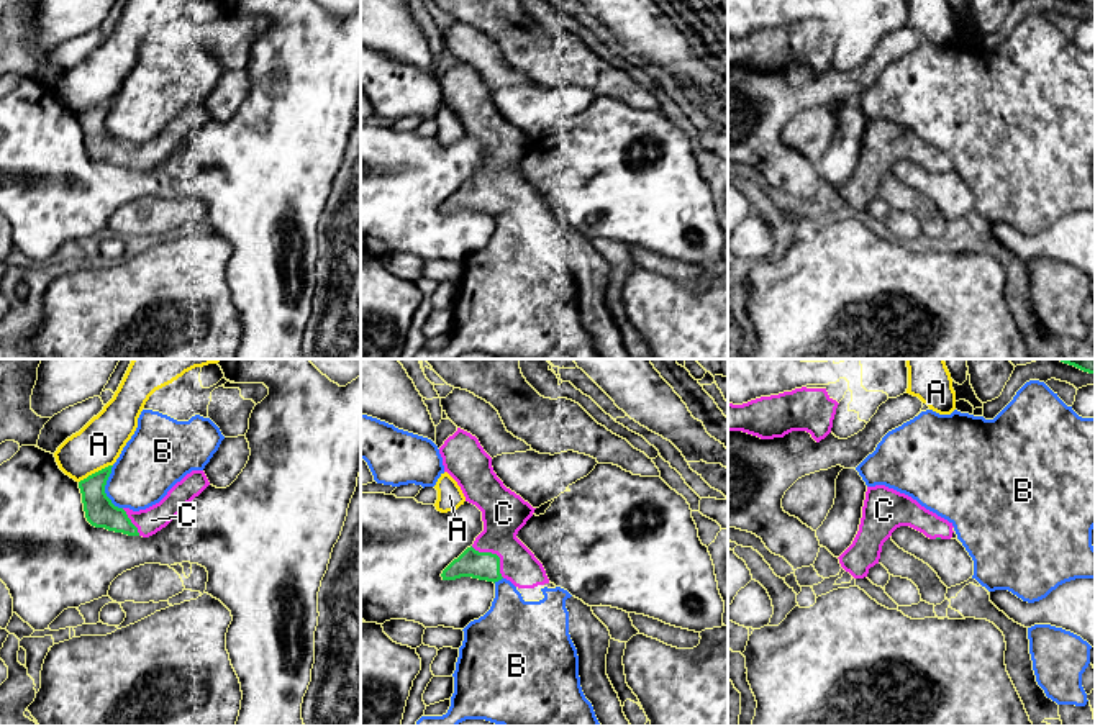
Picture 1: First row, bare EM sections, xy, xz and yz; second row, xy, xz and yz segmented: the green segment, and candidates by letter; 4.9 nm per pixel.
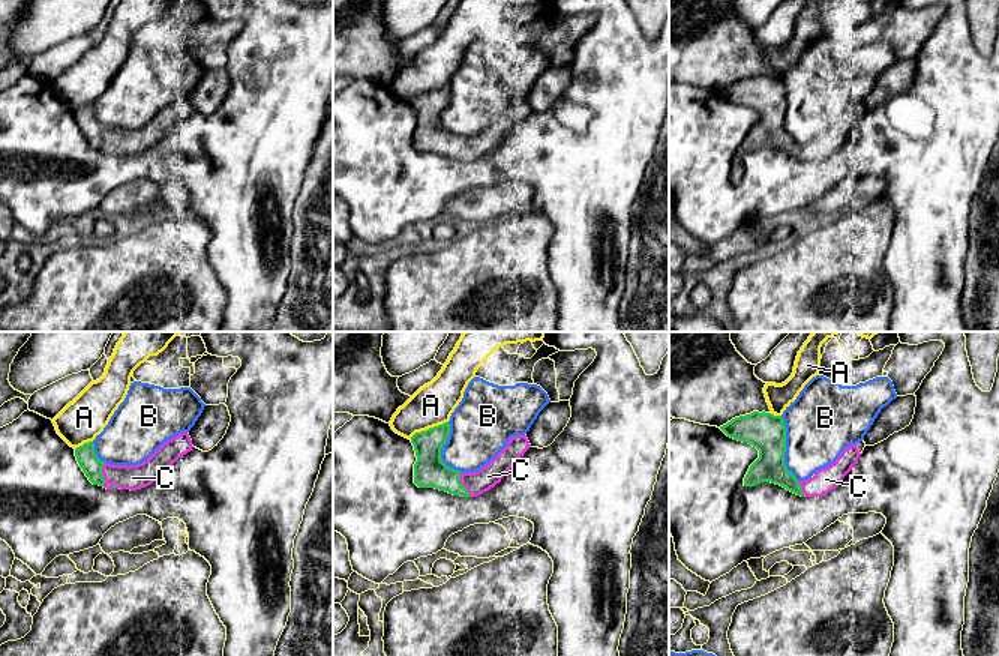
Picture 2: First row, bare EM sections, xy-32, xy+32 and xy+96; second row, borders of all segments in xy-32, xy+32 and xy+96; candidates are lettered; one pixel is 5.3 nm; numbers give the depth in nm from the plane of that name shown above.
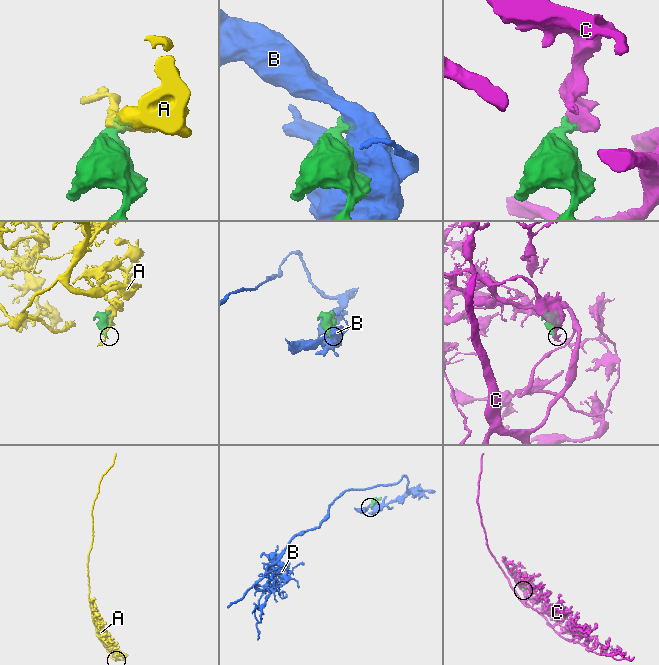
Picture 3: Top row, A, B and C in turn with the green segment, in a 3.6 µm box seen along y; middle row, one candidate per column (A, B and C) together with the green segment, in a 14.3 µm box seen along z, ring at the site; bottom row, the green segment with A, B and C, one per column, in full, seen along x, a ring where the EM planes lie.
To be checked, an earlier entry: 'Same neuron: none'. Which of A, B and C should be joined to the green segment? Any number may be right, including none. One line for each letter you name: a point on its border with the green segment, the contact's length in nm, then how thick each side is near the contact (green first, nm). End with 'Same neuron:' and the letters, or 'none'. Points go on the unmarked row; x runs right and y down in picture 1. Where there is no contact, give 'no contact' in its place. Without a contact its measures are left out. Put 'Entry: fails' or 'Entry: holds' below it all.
C: meets green in xz at (495, 187); contact 220 nm long; 140 nm thick on the green side, 220 nm on the other
Same neuron: C
Entry: fails

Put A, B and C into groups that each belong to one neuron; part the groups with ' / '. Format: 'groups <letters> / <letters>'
groups A / B / C

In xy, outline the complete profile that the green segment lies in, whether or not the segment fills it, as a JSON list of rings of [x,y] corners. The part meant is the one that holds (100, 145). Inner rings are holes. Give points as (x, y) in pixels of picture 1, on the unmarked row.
[[[108,98],[79,115],[84,144],[92,159],[128,169],[149,170],[156,167],[210,118],[203,103],[192,103],[159,136],[133,144],[115,139],[105,126],[111,100]]]

